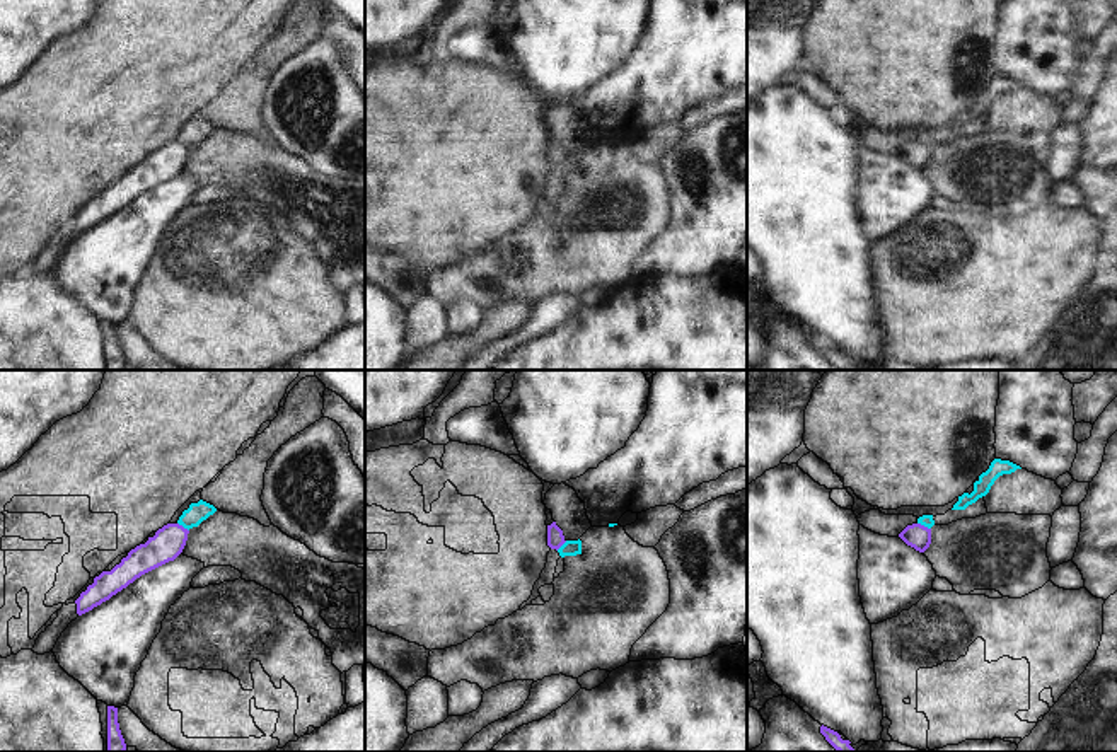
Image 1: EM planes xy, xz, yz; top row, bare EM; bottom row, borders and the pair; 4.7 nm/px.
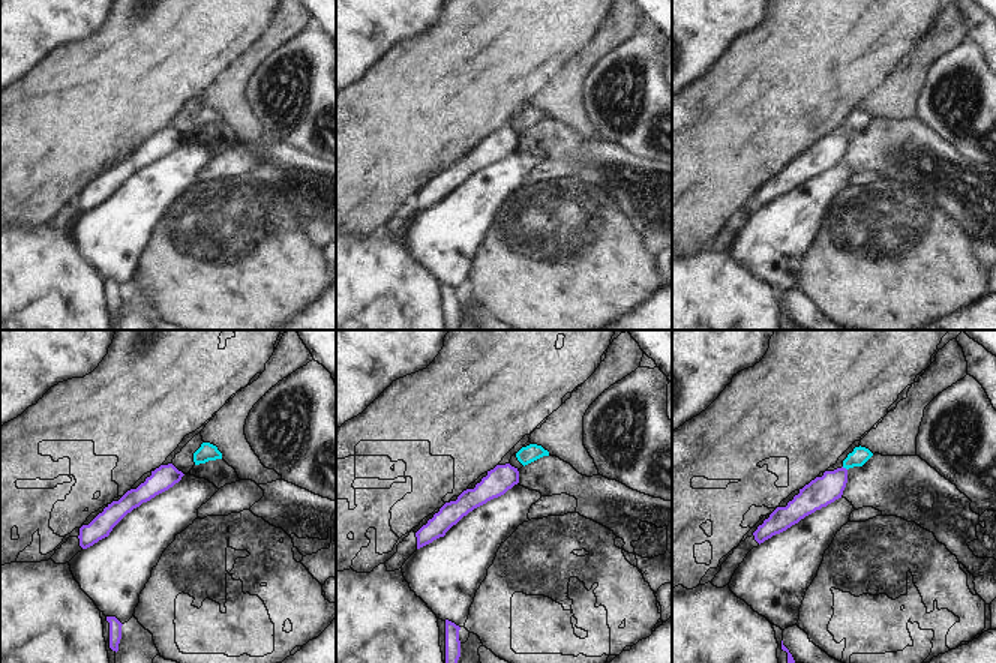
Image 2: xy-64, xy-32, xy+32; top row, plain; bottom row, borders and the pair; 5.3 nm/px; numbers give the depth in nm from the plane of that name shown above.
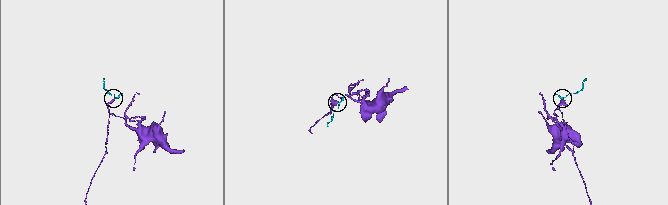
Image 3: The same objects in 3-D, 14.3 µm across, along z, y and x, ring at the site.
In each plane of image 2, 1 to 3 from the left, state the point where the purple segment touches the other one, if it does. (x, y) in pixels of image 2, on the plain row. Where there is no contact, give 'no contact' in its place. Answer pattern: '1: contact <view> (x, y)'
1: no contact
2: no contact
3: contact xy+32 (845, 131)

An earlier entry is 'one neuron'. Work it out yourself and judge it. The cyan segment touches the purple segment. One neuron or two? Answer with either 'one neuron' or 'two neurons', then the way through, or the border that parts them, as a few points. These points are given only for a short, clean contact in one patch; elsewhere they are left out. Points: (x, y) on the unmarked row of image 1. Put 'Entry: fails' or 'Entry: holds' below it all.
two neurons; border xy (178, 140), (188, 149)
Entry: fails

